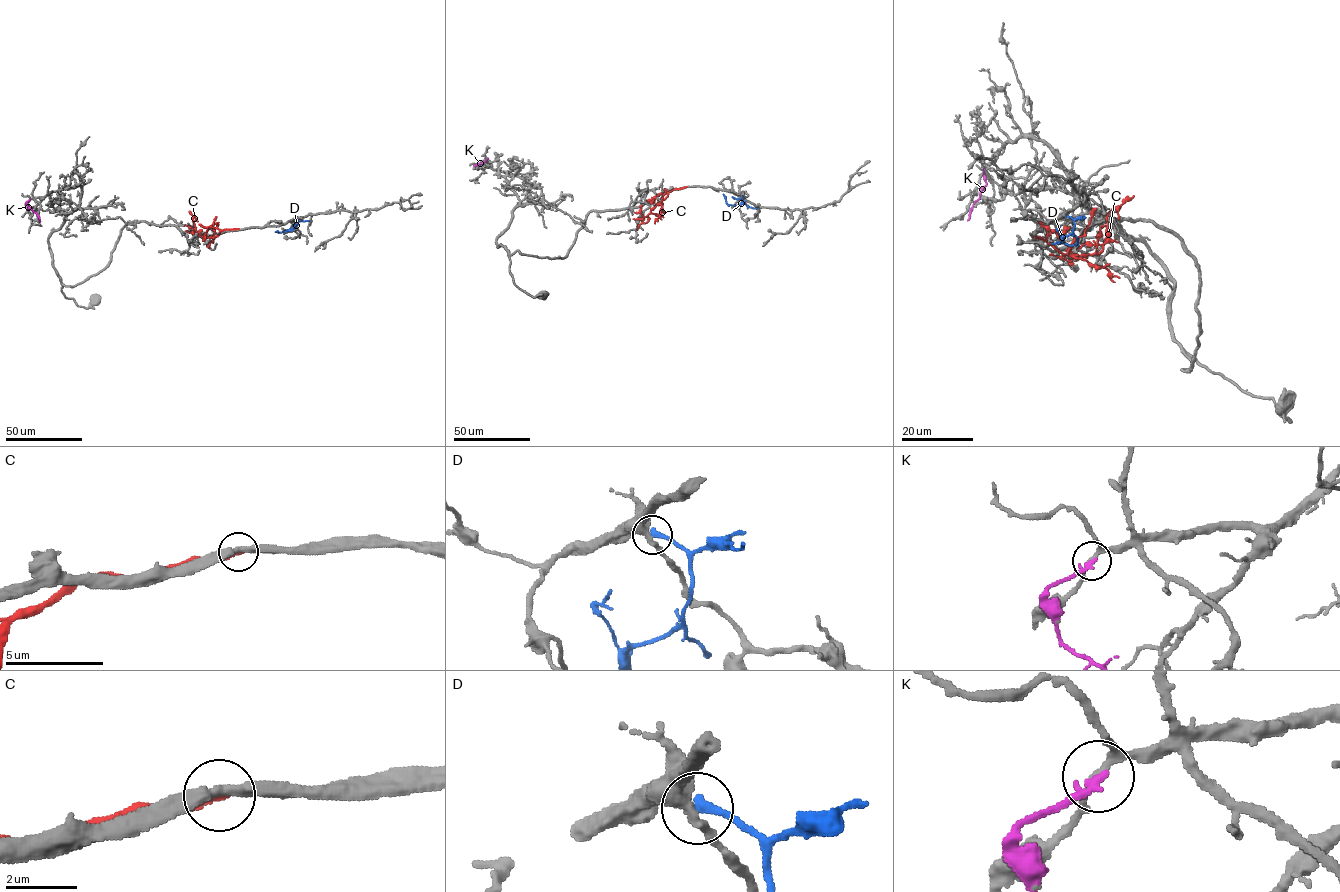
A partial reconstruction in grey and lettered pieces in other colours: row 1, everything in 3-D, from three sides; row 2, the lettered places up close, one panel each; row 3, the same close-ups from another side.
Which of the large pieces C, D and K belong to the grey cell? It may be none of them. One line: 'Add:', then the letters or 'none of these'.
Add: none of these

